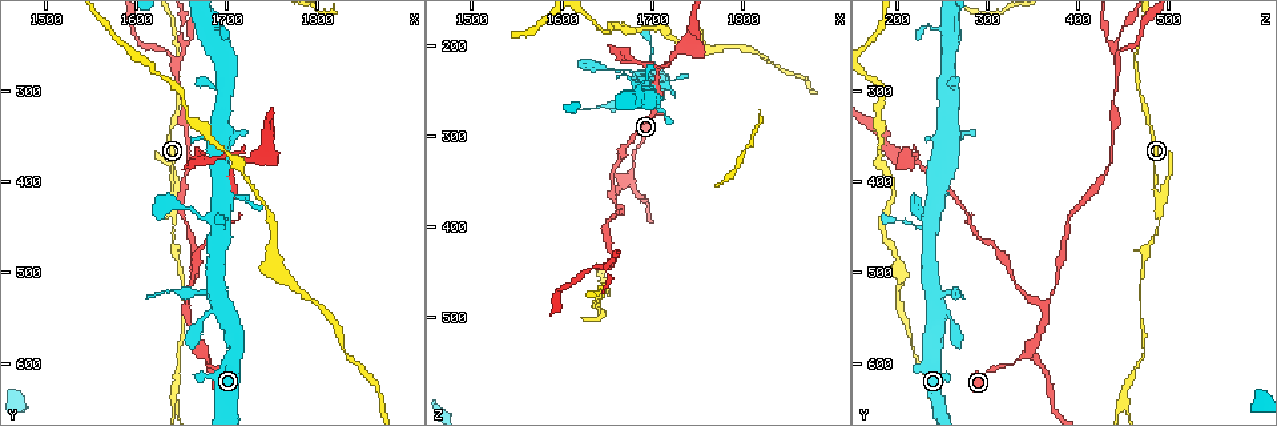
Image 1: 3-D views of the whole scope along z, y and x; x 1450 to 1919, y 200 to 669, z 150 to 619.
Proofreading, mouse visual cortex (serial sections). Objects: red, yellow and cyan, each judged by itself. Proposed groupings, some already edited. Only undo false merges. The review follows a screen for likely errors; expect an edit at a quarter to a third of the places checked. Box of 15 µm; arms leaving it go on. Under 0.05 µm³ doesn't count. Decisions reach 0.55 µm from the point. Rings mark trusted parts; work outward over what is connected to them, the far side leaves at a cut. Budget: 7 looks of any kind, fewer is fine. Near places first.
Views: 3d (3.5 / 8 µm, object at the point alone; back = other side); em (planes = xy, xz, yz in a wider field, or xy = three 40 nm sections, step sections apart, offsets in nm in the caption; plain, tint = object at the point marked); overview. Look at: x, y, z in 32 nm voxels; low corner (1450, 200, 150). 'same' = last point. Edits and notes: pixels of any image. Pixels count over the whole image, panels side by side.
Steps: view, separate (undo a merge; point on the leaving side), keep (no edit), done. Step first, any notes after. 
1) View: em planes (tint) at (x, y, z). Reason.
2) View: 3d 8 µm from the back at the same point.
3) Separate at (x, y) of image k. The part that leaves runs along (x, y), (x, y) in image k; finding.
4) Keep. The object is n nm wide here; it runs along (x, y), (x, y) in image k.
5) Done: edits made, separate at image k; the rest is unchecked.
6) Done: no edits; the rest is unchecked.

View: 3d 3.5 µm from the back at (1670, 520, 260). Narrows sharply.

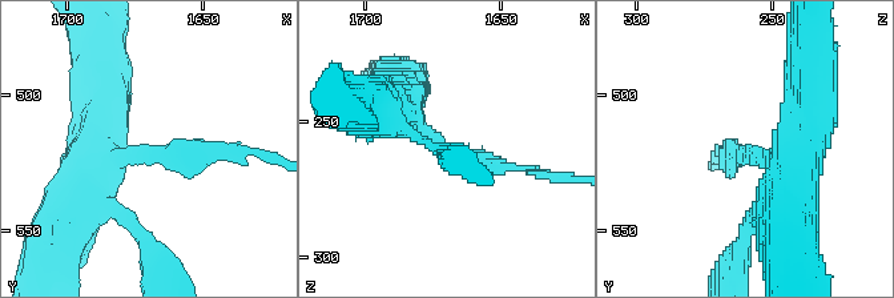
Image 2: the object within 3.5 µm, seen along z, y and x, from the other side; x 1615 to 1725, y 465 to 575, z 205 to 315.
View: em planes (tint) at (1670, 520, 261). Shape alone is not enough.

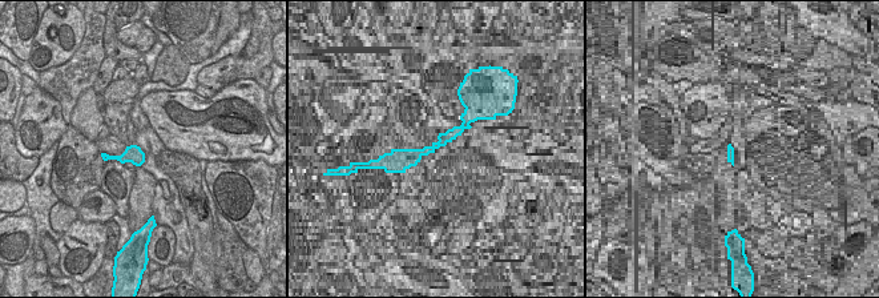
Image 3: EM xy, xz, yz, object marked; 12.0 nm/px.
Separate at (193, 160) of image 2. The part that leaves runs along (153, 153), (252, 149), (276, 157) in image 2; two cells meet here.

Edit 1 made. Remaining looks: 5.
View: overview. See it whole again.

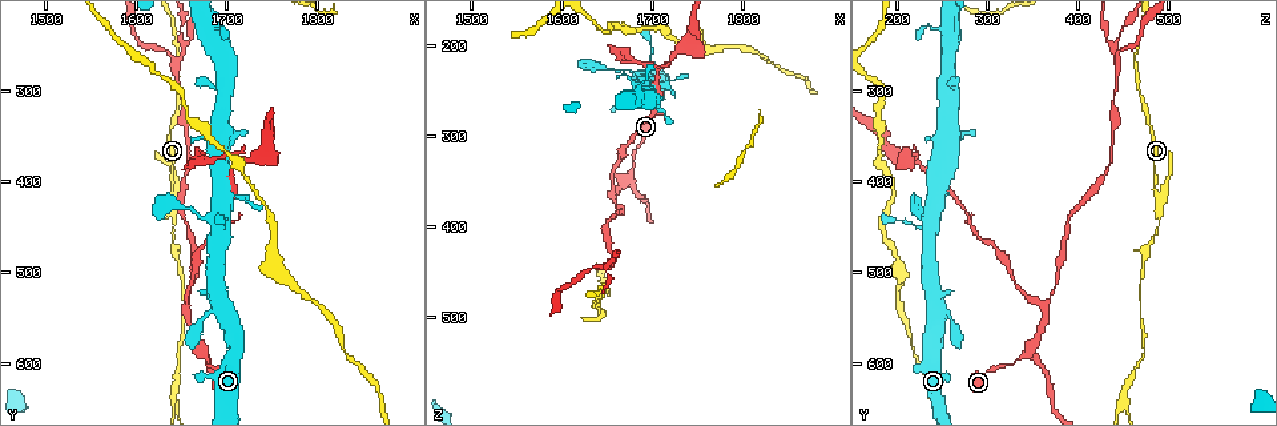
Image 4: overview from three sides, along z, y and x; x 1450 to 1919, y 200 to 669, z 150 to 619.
View: 3d 3.5 µm at (1675, 590, 345). Side arm on a straight run.

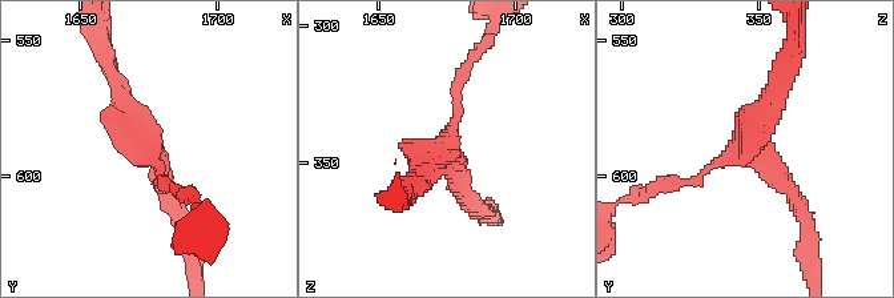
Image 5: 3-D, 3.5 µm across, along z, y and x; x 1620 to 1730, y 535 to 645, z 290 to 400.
View: em xy step 2 (tint) at (1675, 588, 344). 3 arms meet here; the arms are 100, 200, 200 nm wide.

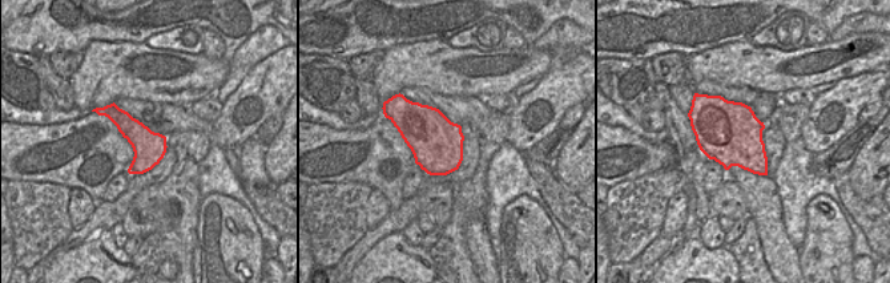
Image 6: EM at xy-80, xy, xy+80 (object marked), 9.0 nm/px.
Keep. It runs along (675, 184), (733, 154), (780, 73) in image 5; one cell here.

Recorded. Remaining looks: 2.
View: 3d 8 µm at (1635, 420, 485).

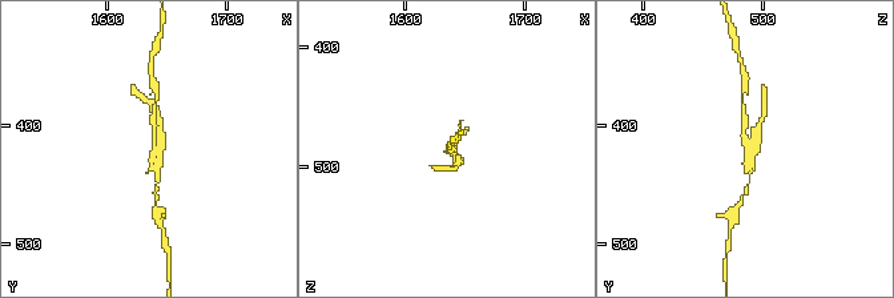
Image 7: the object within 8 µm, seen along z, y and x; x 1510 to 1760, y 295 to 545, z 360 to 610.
View: em xy step 1 (tint) at (1642, 416, 486).

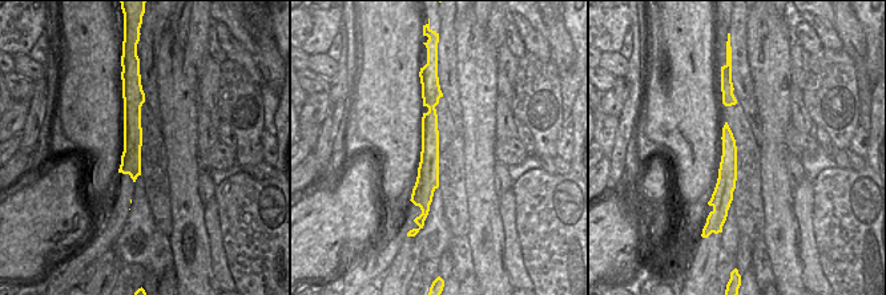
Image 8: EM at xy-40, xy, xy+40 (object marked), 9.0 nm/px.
Separate at (735, 210) of image 7. The object is 190 nm wide here; the part that leaves runs along (749, 172), (745, 194), (729, 218) in image 7; two cells meet here.

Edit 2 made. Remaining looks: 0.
Done: edits made, separate at image 2, separate at image 7; the rest is unchecked.

